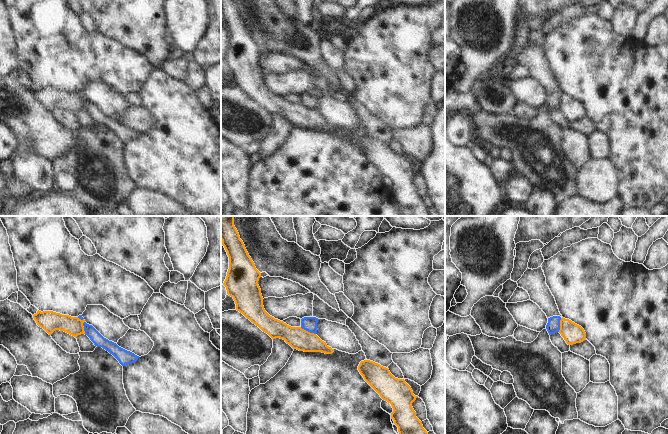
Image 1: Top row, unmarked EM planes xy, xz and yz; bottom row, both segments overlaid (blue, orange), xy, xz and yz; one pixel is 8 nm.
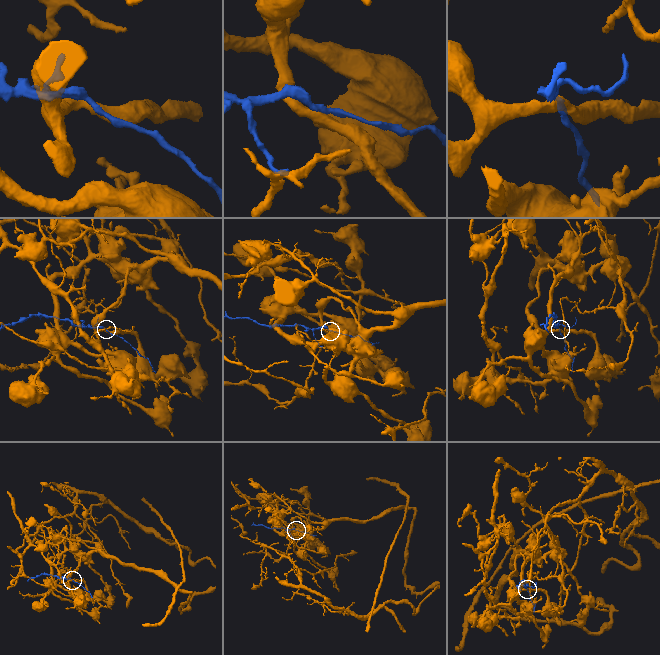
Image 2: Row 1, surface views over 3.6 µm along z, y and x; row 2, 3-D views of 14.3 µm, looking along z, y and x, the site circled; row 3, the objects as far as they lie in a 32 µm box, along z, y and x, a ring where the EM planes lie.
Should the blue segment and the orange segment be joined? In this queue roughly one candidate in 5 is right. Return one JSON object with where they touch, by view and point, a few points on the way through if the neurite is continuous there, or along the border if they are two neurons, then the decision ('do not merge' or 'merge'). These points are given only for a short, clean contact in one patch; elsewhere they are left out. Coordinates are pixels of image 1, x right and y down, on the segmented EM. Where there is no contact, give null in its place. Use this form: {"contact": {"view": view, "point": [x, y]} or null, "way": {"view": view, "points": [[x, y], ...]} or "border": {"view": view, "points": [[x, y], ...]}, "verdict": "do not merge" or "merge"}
{"contact": {"view": "xz", "point": [308, 331]}, "border": {"view": "xz", "points": [[300, 327], [315, 334]]}, "verdict": "do not merge"}

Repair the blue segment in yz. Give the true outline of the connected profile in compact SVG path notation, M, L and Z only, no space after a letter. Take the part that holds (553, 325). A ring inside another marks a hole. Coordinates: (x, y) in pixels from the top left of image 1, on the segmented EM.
M553 316L548 318L548 323L546 325L546 329L549 335L552 335L560 330L560 316Z

